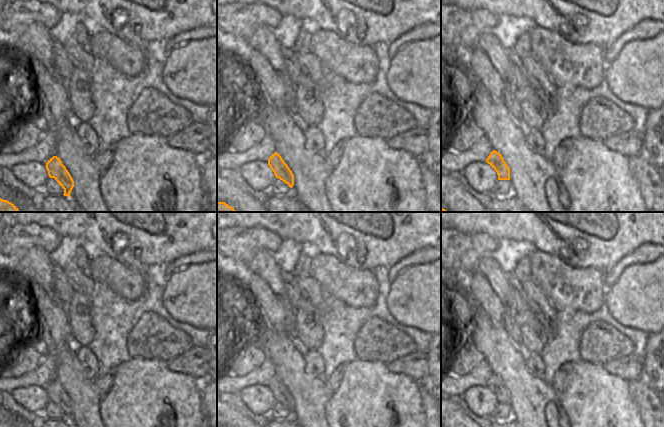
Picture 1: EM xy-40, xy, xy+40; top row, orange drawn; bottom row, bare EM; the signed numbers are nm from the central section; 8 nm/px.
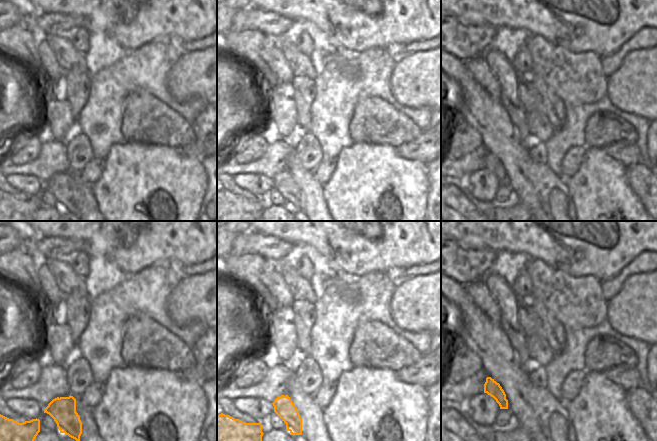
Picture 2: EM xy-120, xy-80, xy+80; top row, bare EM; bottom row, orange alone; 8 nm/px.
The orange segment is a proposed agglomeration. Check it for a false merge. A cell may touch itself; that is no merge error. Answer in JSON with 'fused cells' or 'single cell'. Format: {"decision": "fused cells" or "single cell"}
{"decision": "fused cells"}

